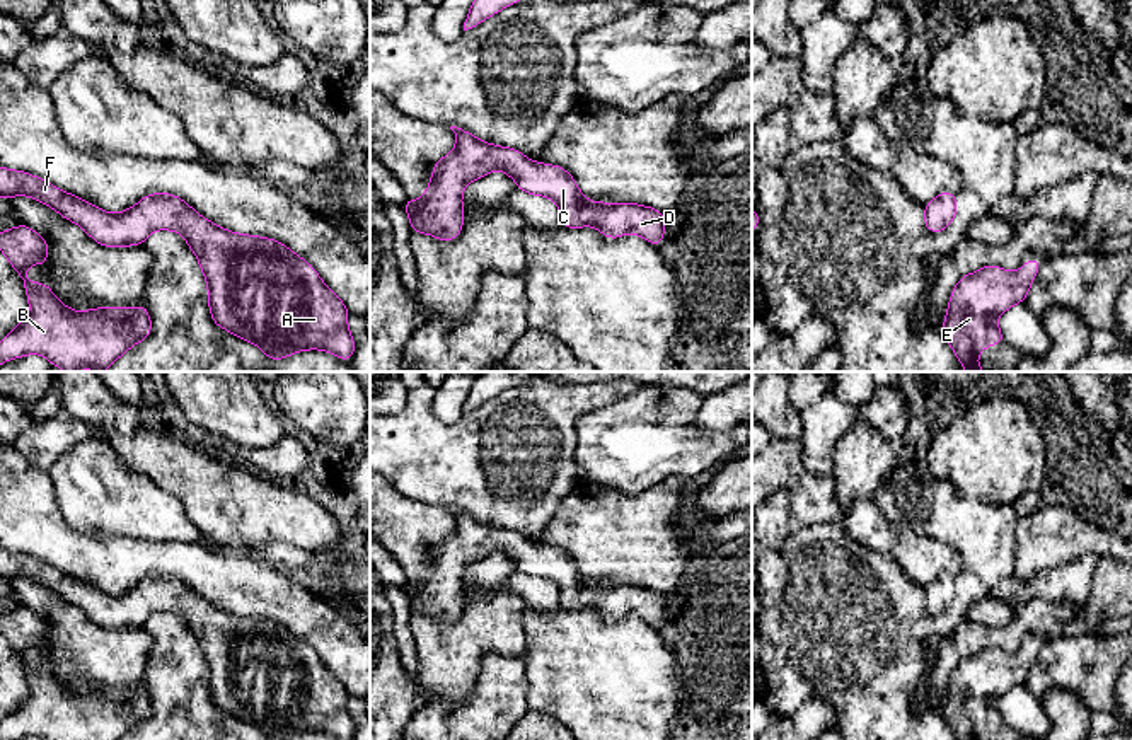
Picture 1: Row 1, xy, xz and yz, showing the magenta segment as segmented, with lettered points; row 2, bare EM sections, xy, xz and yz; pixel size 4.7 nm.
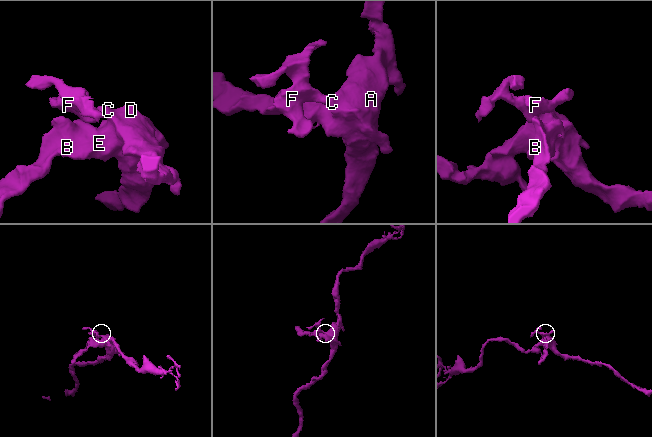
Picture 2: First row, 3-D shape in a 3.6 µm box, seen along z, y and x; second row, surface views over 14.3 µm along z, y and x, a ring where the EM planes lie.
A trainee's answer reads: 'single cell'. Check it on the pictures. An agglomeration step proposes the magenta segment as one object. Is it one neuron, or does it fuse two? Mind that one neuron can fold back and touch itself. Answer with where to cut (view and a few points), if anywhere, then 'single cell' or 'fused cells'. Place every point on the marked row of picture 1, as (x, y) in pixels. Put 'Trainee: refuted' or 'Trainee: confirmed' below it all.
cut none; single cell
Trainee: confirmed

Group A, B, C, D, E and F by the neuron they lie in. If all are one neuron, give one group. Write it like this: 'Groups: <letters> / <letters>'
Groups: A B C D E F

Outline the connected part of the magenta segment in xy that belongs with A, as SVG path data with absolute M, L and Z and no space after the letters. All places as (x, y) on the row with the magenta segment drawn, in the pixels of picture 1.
M0 167L0 198L12 199L17 194L48 205L106 247L142 246L152 232L162 228L179 232L196 254L208 283L213 322L259 346L271 361L303 350L324 350L344 361L355 355L355 341L346 326L349 312L343 300L327 288L310 263L278 240L228 232L169 193L152 193L126 211L113 215L41 177Z

